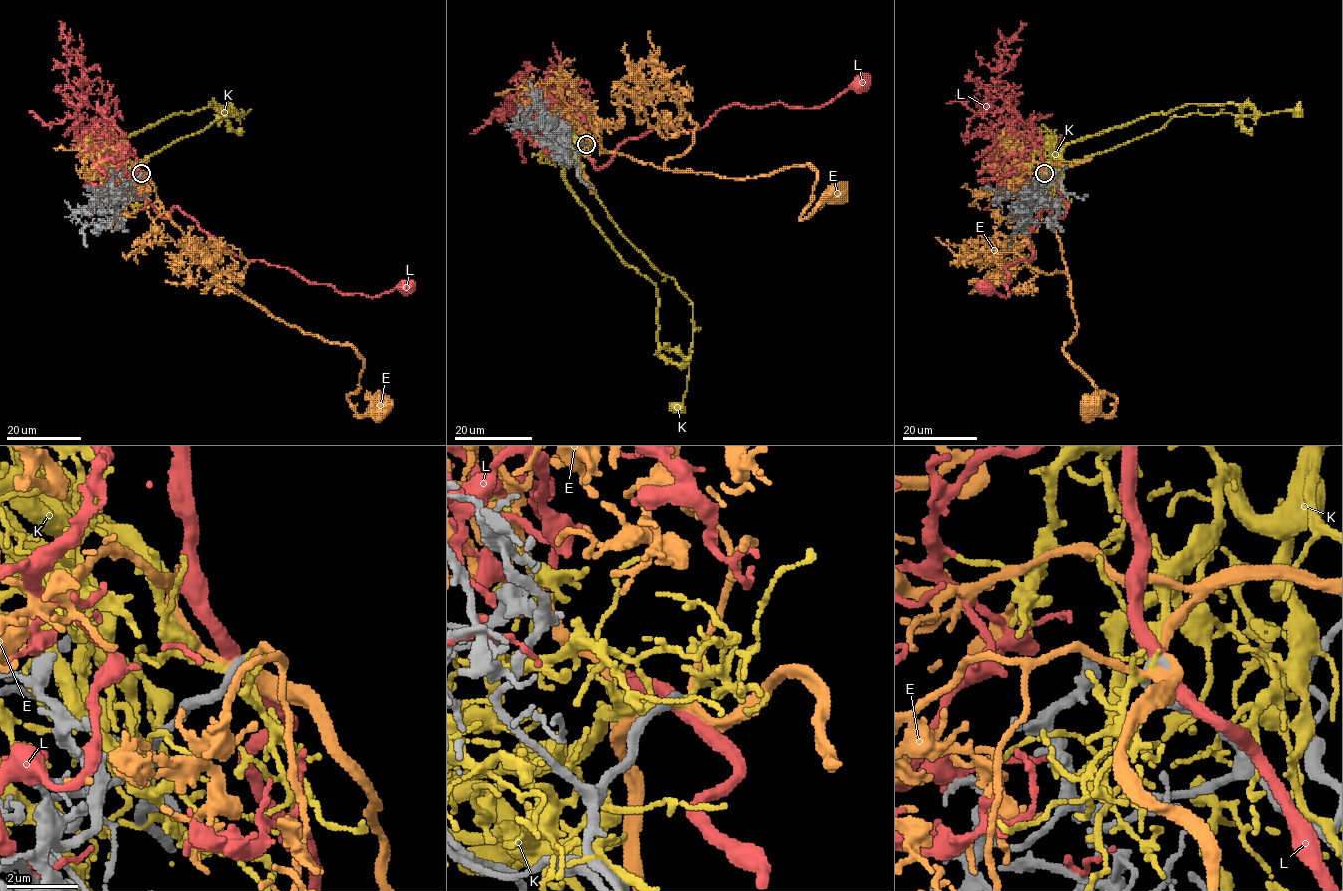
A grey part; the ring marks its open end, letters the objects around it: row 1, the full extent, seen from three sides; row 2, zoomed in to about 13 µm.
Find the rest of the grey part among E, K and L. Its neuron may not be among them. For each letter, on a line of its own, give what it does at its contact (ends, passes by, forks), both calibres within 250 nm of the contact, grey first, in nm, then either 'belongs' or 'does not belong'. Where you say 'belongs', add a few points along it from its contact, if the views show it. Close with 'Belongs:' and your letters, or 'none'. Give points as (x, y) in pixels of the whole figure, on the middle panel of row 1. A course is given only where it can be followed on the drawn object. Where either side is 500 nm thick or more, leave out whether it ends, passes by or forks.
E: it forks there; 280 nm thick on the grey side, 240 nm on the other; belongs; it runs (586, 145), (597, 141), (605, 152), (725, 177), (752, 178), (808, 164), (817, 182), (801, 219), (838, 192)
K: it forks there; 300 nm thick on the grey side, 160 nm on the other; does not belong
L: it passes by; 280 nm thick on the grey side, 360 nm on the other; does not belong
Belongs: E

